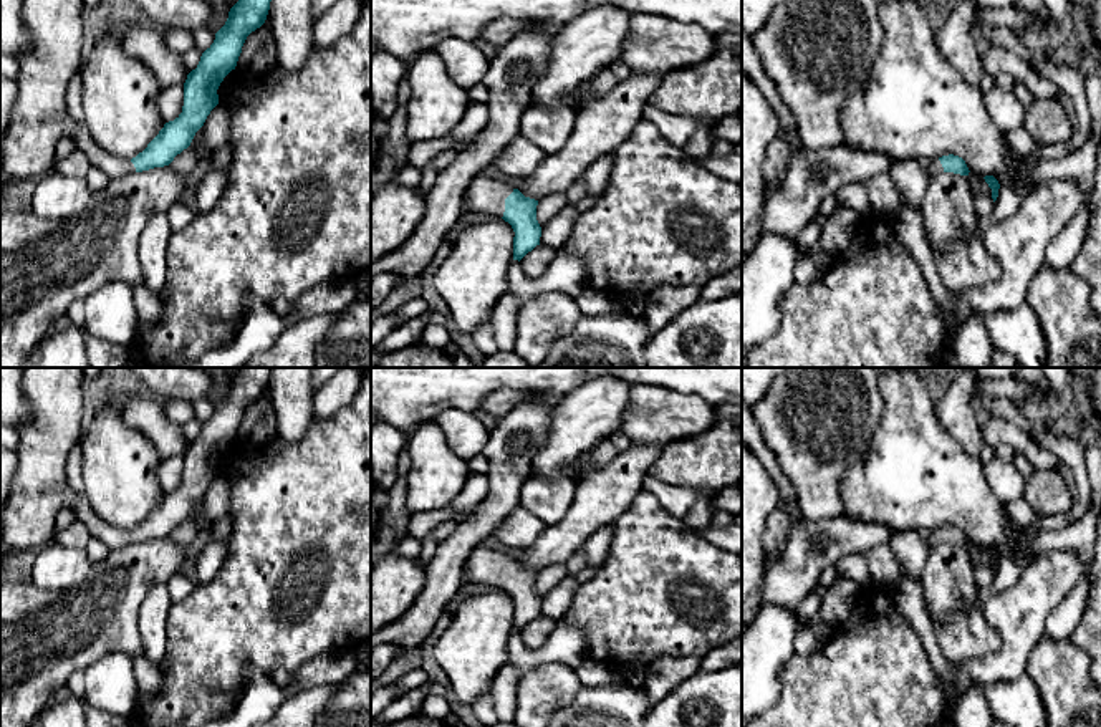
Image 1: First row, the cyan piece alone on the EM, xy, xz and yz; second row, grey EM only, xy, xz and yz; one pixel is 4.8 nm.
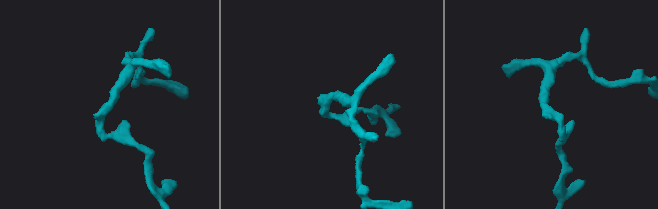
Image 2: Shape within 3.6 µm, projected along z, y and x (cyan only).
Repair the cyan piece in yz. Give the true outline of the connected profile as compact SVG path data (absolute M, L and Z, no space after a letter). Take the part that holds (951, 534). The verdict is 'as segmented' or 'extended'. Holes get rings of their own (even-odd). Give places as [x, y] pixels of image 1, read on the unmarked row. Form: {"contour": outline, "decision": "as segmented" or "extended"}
{"contour": "M949 525L939 530L932 530L927 540L929 548L940 545L940 543L954 543L960 546L969 546L970 542L962 528Z", "decision": "extended"}

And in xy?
{"contour": "M22 368L23 394L31 409L28 422L17 427L18 467L12 482L10 497L2 517L0 540L7 550L38 551L55 542L55 518L60 510L71 510L81 520L93 538L109 550L119 550L132 543L169 537L177 525L187 520L195 503L204 497L210 482L219 475L217 460L224 449L235 441L247 407L260 399L268 386L272 368L240 368L230 379L225 396L215 404L214 414L202 424L195 441L184 454L182 484L164 495L147 518L132 530L123 530L101 520L84 495L78 495L68 484L65 465L68 454L78 445L83 434L83 368Z", "decision": "extended"}

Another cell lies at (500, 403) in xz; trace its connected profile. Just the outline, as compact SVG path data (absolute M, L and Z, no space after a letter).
M495 391L493 394L483 397L480 409L495 417L502 417L518 404L525 402L528 397L530 396L526 391Z

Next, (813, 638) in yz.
M818 623L798 631L795 638L795 654L810 654L820 651L831 638L834 628Z

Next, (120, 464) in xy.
M121 401L108 402L83 431L84 497L106 523L132 530L164 498L157 477L162 462L152 442L121 417Z

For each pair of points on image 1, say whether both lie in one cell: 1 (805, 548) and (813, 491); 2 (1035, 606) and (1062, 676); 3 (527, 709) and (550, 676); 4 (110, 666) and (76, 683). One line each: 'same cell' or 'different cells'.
1: different cells
2: different cells
3: same cell
4: different cells

